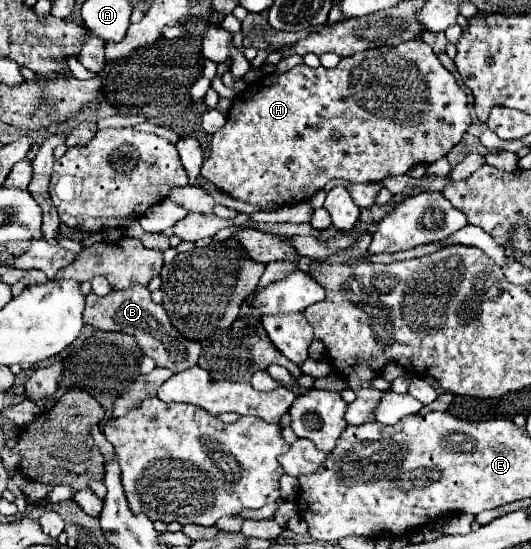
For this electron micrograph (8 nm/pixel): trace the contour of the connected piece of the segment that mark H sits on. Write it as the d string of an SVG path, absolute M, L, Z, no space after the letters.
M411 39L401 45L393 45L393 47L385 45L385 47L367 49L363 53L355 53L353 57L341 59L341 63L335 69L325 69L325 67L313 69L307 65L297 65L287 73L271 73L271 75L259 79L257 83L253 83L253 87L249 85L245 89L245 99L233 99L233 105L227 113L227 123L223 125L223 129L219 129L213 135L211 153L205 157L203 165L201 165L201 175L239 201L245 201L245 203L251 203L257 207L283 207L283 205L301 203L301 201L313 197L317 191L321 191L325 187L327 181L337 179L337 177L347 179L351 183L379 183L391 175L405 175L415 165L433 163L433 161L445 157L461 141L461 137L469 125L471 125L471 117L469 117L469 109L467 109L467 97L461 91L461 87L457 85L455 77L439 63L437 55L431 51L431 47L425 41Z

